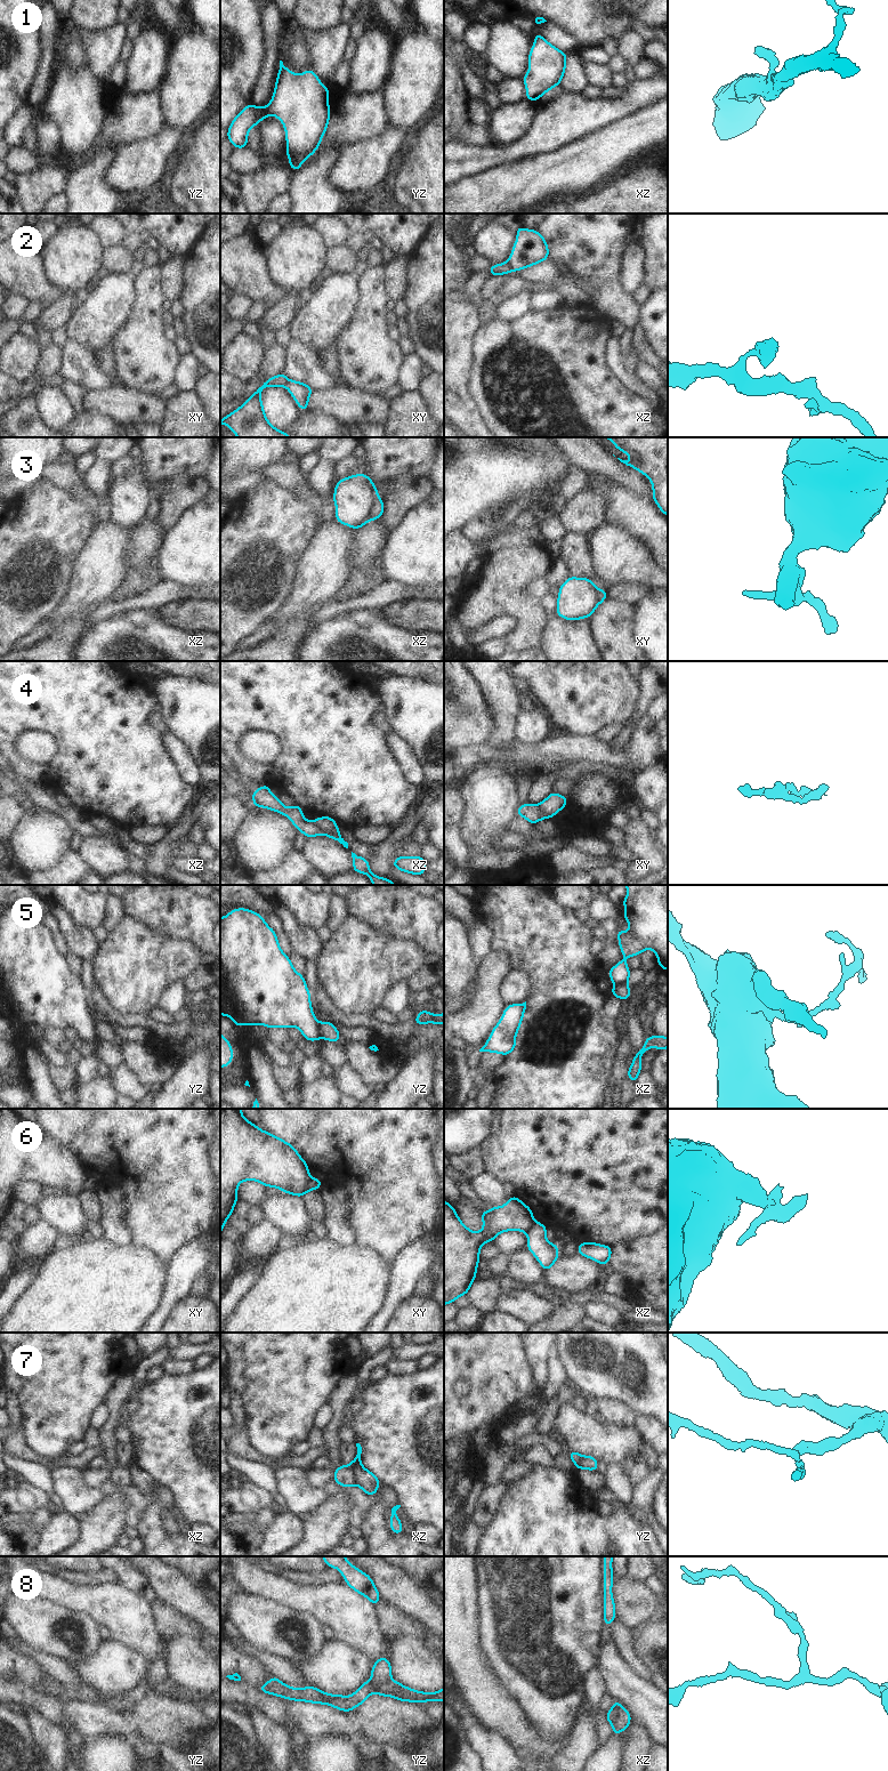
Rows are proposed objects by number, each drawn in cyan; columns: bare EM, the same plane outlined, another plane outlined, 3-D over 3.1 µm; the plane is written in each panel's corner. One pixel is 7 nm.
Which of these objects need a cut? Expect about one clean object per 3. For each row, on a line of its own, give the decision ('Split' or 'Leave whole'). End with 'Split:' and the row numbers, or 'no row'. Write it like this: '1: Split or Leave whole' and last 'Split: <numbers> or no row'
1: Leave whole
2: Split
3: Split
4: Split
5: Split
6: Split
7: Split
8: Split
Split: 2, 3, 4, 5, 6, 7, 8

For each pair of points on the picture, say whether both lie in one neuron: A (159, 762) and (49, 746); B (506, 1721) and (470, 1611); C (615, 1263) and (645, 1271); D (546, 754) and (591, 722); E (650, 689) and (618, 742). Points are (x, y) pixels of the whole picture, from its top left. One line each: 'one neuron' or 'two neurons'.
A: two neurons
B: one neuron
C: one neuron
D: two neurons
E: one neuron

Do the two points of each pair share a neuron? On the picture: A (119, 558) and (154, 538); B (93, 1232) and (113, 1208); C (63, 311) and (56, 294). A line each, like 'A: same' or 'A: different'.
A: different
B: different
C: different

